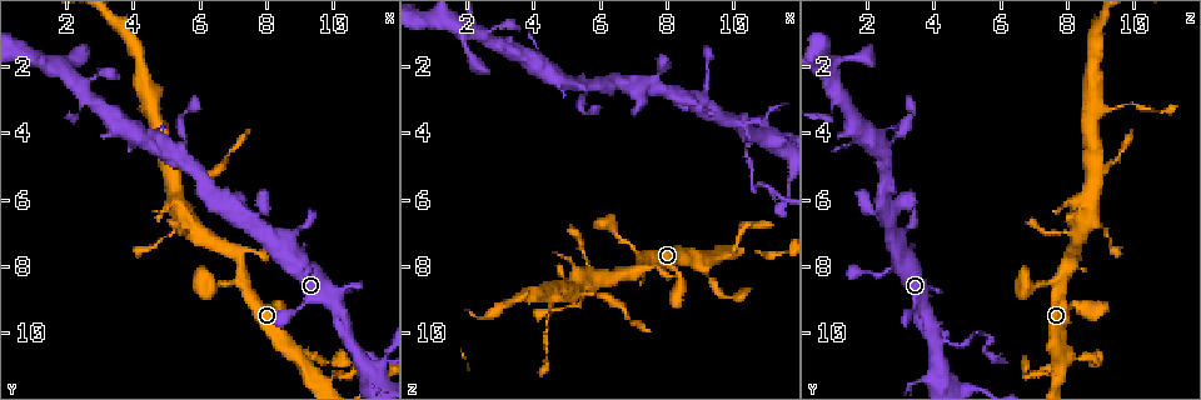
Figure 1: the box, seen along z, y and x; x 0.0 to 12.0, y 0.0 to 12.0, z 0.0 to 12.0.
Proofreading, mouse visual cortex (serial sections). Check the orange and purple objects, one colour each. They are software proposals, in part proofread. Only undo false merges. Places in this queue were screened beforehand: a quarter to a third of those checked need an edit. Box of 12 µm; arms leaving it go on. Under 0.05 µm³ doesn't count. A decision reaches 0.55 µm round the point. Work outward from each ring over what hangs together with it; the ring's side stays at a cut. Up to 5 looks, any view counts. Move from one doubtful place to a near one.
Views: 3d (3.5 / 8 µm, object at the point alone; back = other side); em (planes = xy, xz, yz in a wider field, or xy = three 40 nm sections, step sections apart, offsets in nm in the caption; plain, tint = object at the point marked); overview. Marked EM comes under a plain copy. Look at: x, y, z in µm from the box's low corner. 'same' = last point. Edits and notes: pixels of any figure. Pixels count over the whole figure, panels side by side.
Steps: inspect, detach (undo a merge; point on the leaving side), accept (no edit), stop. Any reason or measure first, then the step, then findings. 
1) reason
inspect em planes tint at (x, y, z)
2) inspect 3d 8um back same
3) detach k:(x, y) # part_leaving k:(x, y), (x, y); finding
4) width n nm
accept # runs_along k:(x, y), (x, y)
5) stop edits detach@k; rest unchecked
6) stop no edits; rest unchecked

small branch off a trunk
inspect em xy step 1 tint at (5.4, 5.0, 8.9)

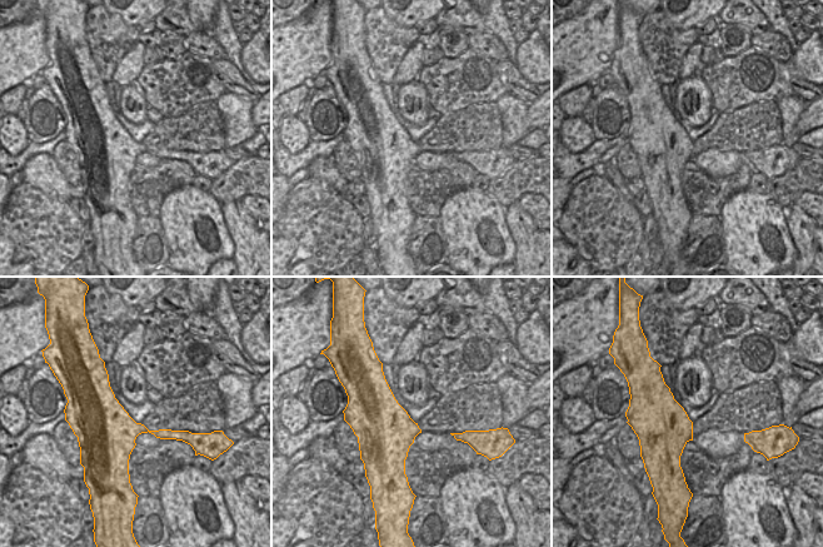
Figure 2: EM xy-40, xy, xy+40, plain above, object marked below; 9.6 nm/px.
wider look
inspect 3d 3.5um same

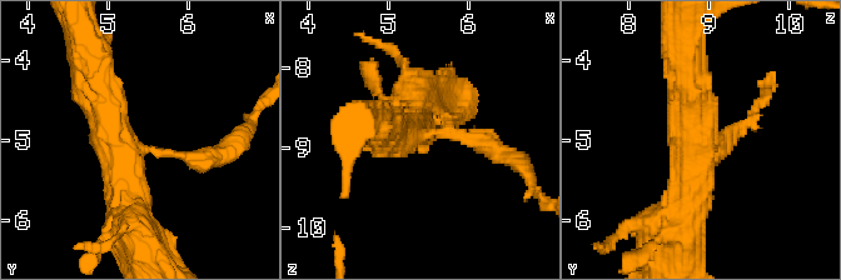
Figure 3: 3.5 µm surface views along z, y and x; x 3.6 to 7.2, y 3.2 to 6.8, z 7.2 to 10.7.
arm_widths 150, 450, 500 nm
detach 3:(483, 135) # part_leaving 3:(443, 133), (508, 155), (532, 184); two cells meet here

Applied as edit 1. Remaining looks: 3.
branch point
inspect 3d 3.5um back at (10.5, 10.2, 4.0)

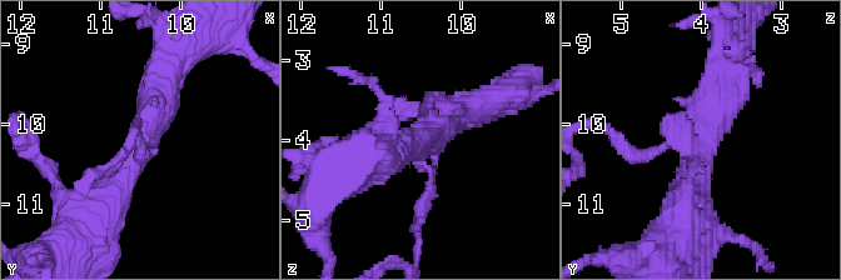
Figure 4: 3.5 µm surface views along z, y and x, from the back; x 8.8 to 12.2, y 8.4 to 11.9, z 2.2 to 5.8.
arms 3; arm_widths 150, 400, 500 nm; now the EM
inspect em xy step 1 tint at (10.50, 10.30, 4.05)

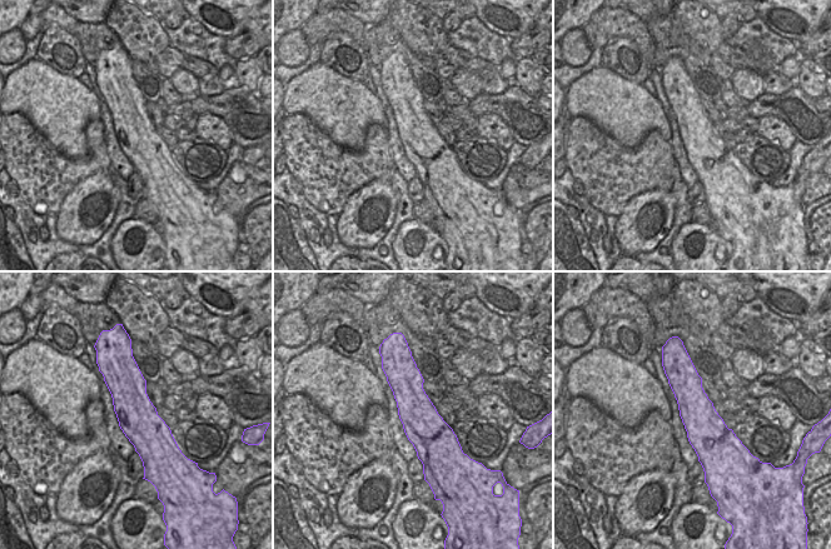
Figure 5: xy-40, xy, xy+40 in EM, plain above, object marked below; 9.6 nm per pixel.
detach 4:(423, 210) # part_leaving 4:(428, 170), (417, 260); a second cell is stuck on

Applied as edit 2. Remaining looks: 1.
stop edits detach@3, detach@4; rest unchecked

